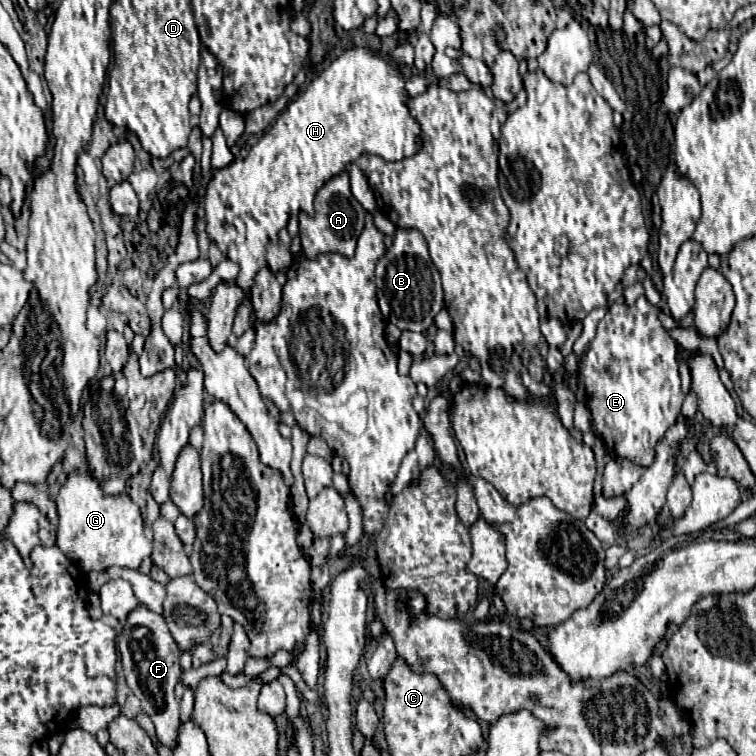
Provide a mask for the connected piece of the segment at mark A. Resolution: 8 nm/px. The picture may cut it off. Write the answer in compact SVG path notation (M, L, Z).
M349 170L331 178L315 196L315 214L309 216L307 212L299 212L299 238L303 246L303 254L307 258L315 258L321 252L337 252L343 256L355 254L357 238L363 230L365 220L363 206L353 198L349 188Z

